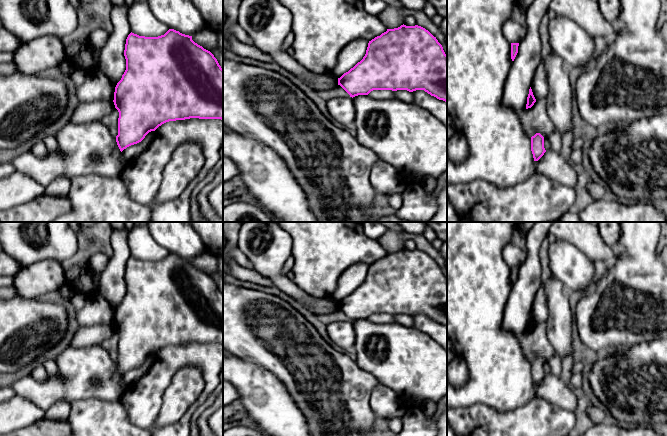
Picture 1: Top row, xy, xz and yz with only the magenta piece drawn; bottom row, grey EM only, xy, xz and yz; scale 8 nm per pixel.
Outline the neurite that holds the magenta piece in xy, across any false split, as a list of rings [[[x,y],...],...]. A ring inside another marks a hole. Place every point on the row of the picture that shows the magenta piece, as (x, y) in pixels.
[[[174,29],[158,37],[139,36],[131,32],[126,39],[124,56],[126,70],[115,87],[113,100],[119,112],[116,142],[121,152],[169,121],[190,118],[223,120],[223,69],[214,55],[195,43],[192,36]]]

